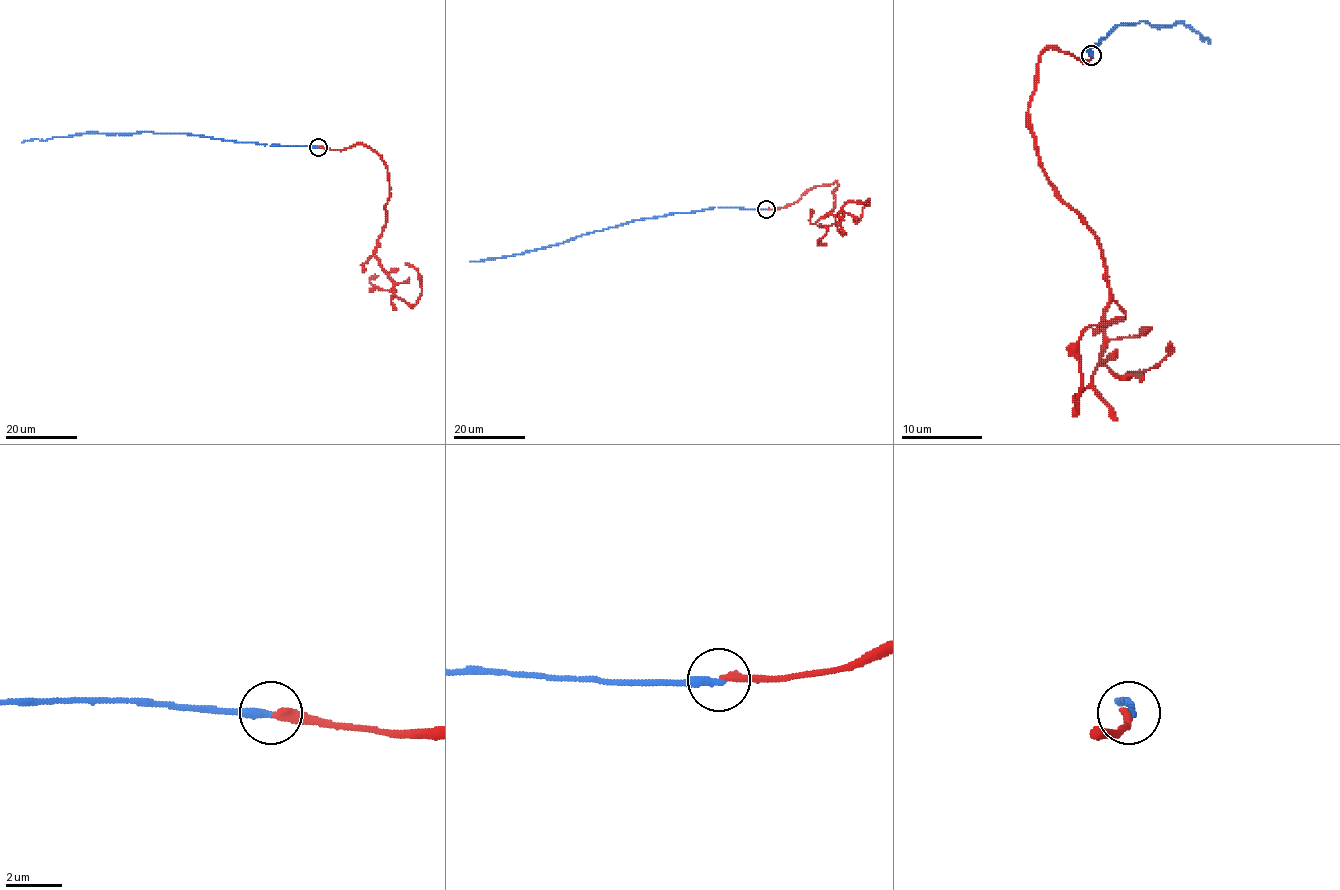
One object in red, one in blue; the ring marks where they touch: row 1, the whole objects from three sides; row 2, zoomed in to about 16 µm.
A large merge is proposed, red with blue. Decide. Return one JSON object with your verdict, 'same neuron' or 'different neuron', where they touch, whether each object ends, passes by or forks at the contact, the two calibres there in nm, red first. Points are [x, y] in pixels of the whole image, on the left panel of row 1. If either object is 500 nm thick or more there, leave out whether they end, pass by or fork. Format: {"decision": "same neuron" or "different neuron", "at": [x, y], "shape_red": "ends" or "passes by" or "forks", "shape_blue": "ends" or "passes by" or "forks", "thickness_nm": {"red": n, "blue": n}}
{"decision": "different neuron", "at": [318, 147], "shape_red": "ends", "shape_blue": "ends", "thickness_nm": {"red": 320, "blue": 320}}

